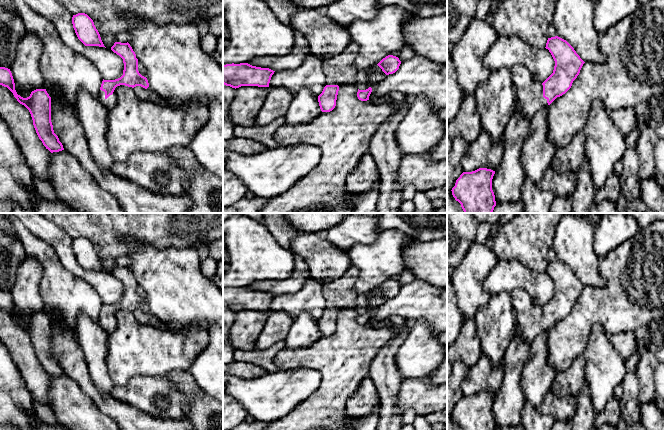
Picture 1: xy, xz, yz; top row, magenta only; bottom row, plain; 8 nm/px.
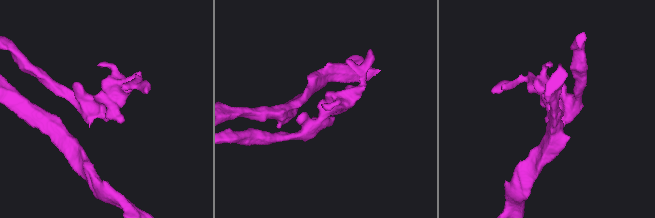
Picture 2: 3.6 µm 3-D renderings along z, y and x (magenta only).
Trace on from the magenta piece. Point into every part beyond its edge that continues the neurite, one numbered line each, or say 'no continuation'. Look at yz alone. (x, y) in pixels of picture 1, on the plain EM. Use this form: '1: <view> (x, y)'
1: yz (530, 323)

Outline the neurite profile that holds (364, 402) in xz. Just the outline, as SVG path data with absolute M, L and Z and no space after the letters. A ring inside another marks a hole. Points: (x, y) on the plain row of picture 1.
M367 376L356 392L346 402L346 414L349 417L365 417L378 411L380 398L373 380Z

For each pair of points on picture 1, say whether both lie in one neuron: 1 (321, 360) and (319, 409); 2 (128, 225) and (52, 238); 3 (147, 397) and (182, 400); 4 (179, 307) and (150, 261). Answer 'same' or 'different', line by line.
1: same
2: different
3: same
4: same

